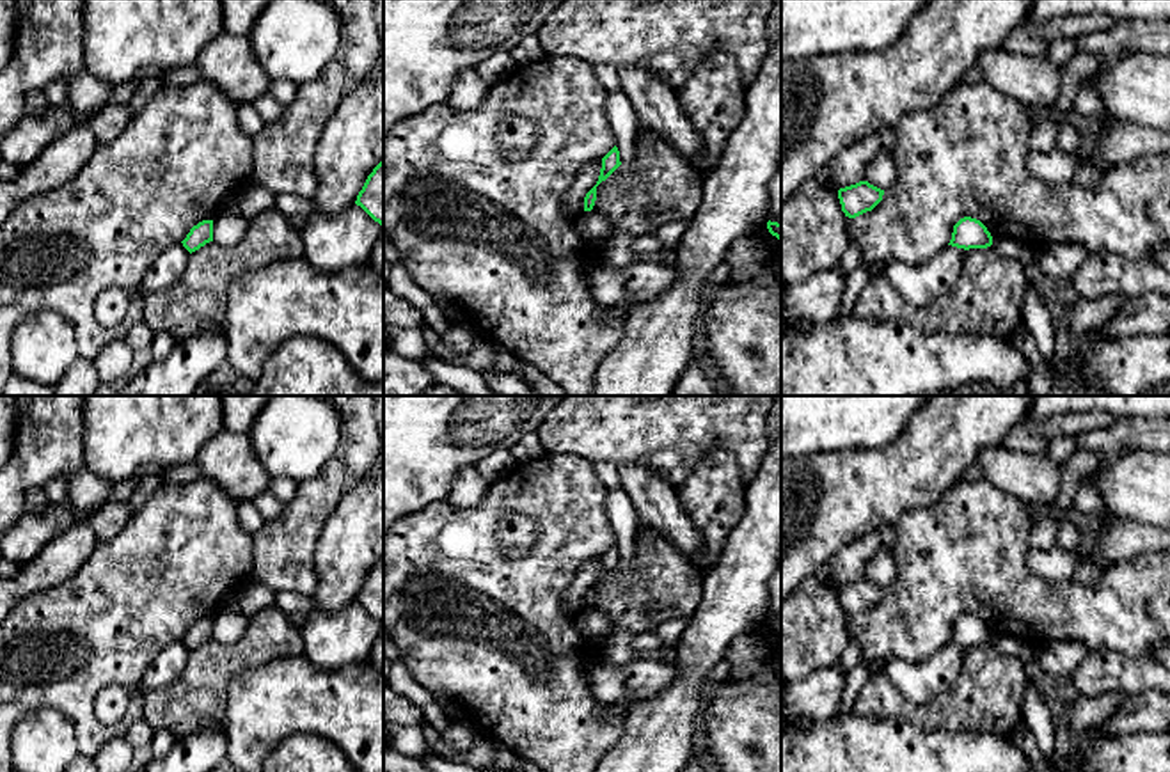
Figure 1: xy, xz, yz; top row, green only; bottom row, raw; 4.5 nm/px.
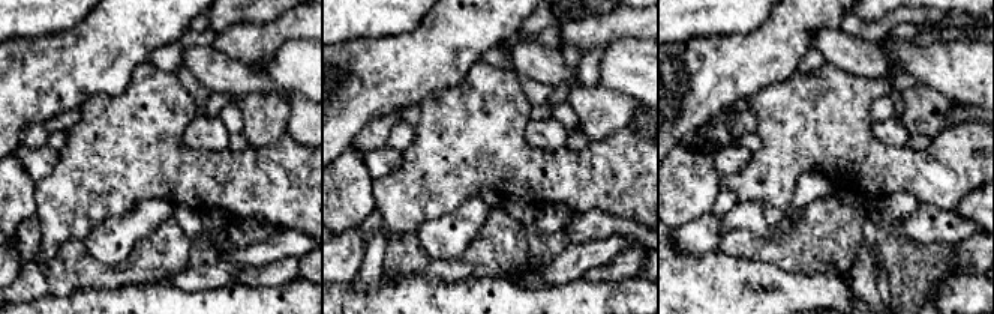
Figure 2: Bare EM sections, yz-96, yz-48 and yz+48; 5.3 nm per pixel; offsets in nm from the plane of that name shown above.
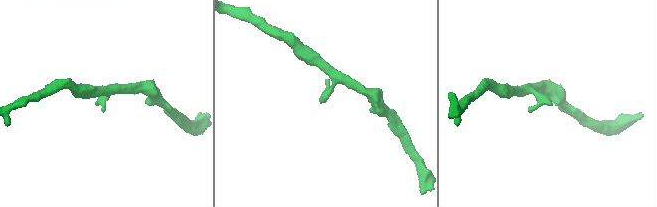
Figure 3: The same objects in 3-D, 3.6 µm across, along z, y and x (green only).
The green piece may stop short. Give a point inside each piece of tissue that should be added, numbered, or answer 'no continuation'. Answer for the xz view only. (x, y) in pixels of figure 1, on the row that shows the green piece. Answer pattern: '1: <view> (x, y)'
no continuation

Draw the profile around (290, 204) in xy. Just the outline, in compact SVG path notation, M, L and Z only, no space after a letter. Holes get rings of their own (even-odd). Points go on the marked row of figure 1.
M291 193L275 195L275 208L281 209L288 218L302 217L307 220L316 213L312 199L302 199Z

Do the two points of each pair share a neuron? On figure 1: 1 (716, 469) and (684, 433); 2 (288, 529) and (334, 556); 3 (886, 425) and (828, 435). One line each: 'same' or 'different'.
1: different
2: different
3: same

